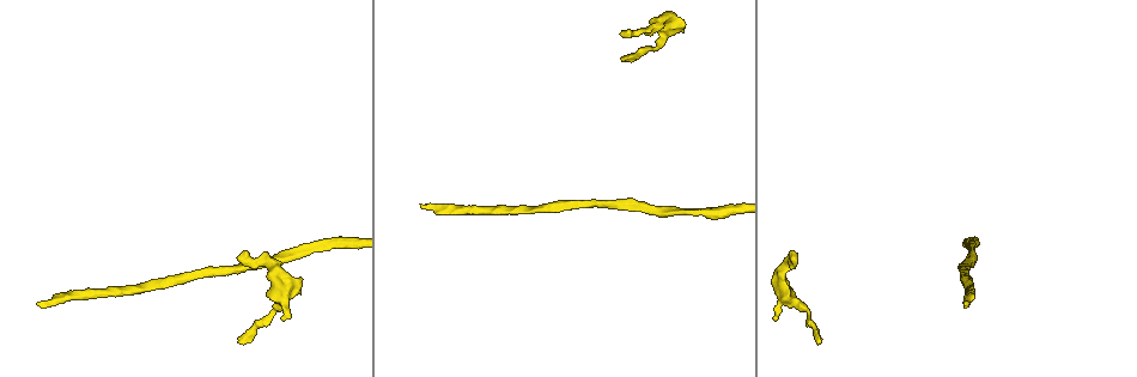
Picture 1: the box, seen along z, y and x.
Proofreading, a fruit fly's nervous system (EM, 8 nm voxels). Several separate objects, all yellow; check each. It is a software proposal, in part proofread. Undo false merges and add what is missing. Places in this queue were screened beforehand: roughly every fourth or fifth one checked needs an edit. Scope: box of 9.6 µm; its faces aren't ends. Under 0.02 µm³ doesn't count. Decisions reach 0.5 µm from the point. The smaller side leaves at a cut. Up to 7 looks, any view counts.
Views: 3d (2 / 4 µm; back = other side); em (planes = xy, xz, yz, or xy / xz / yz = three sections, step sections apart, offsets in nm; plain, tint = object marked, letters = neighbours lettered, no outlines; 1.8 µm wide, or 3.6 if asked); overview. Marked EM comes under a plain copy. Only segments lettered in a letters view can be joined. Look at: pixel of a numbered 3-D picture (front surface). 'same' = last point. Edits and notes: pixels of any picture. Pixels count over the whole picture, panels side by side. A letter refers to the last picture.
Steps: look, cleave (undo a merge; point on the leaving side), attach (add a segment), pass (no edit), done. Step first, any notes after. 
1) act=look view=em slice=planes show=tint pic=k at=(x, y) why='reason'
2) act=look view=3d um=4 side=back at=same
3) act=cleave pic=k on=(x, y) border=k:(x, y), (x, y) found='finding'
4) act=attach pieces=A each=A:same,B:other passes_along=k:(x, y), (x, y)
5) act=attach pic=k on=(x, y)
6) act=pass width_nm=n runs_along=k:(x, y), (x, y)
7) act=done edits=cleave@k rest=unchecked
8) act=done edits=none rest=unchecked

act=look view=em slice=xy step=4 show=tint pic=1 at=(420, 206) why='end of a long branch'

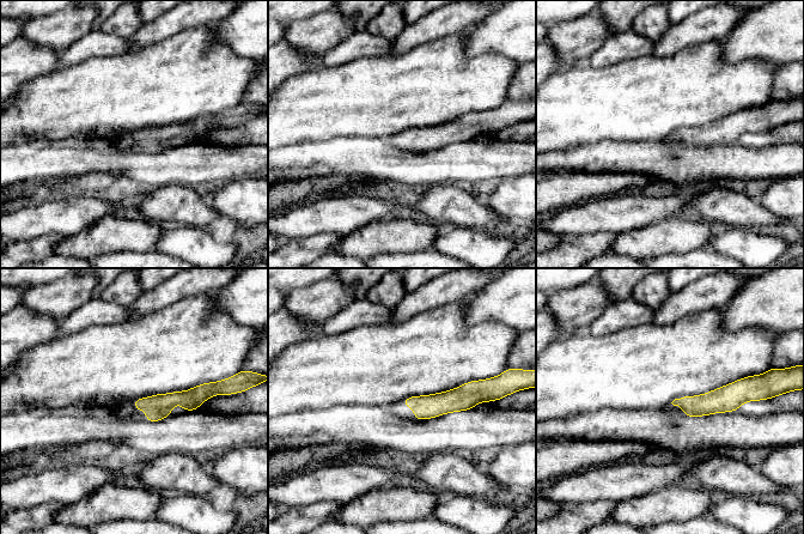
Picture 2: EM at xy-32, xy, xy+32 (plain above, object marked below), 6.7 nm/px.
act=look view=em slice=planes show=letters at=same why='another direction'

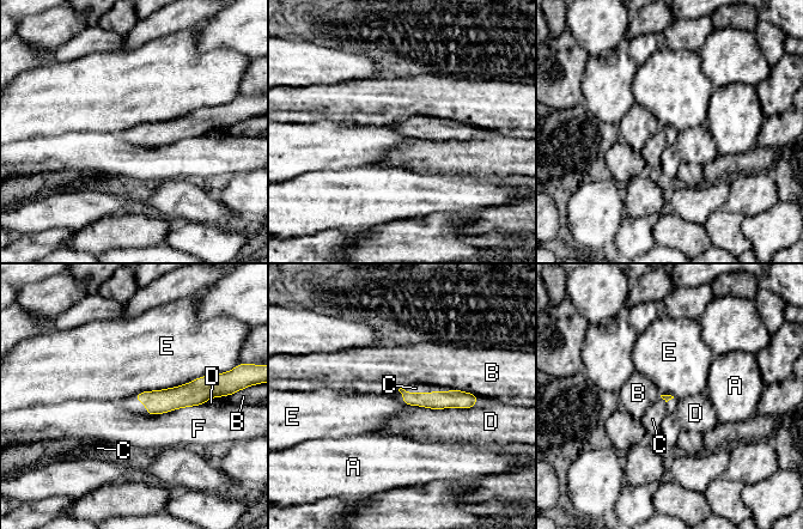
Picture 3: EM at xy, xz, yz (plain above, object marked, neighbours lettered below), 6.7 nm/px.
act=attach pieces=C each=A:other,B:other,C:same,D:other,E:other,F:other passes_along=3:(455, 399), (424, 393), (415, 388) found='the neuron continues'

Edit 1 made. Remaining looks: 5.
act=look view=em slice=xy step=8 show=letters pic=1 at=(821, 341) why='an open end'

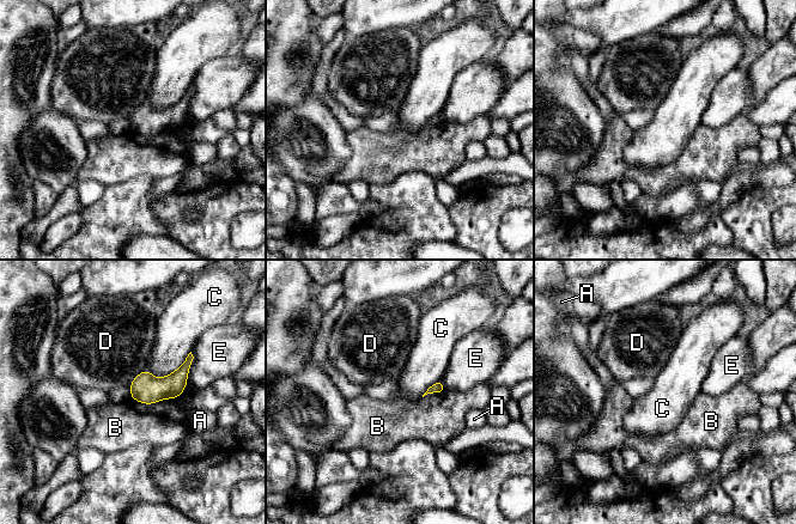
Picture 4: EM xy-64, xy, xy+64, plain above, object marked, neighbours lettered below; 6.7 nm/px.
act=look view=em slice=planes show=letters at=same why='cut it another way'

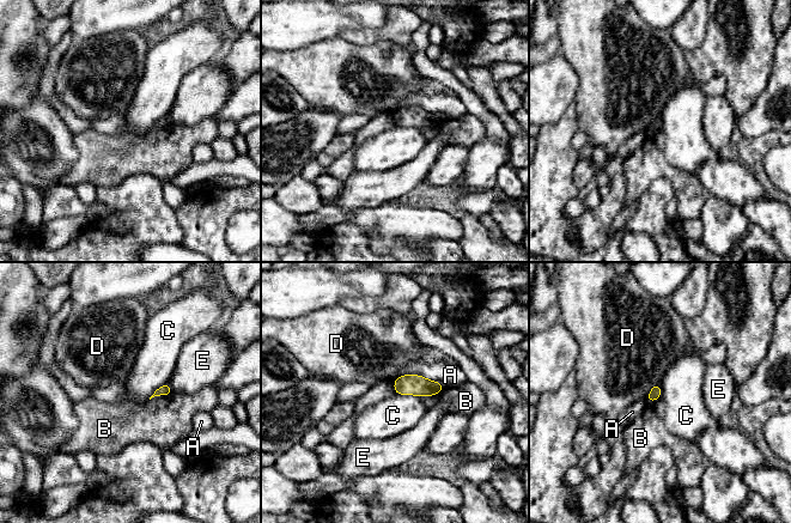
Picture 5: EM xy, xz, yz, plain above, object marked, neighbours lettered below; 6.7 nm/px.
act=pass each=A:other,B:other,C:other,D:other,E:other border=5:(395, 393), (414, 394), (420, 397) found='no lettered segment goes on from it'

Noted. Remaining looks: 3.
act=look view=overview why='see it whole again'

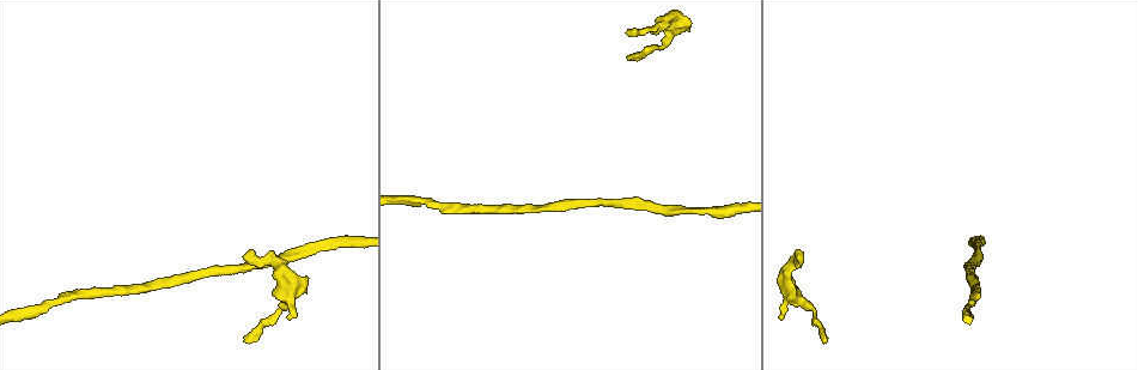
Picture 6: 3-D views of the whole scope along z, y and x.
act=look view=3d um=2 pic=6 at=(246, 258) why='branch stops here'

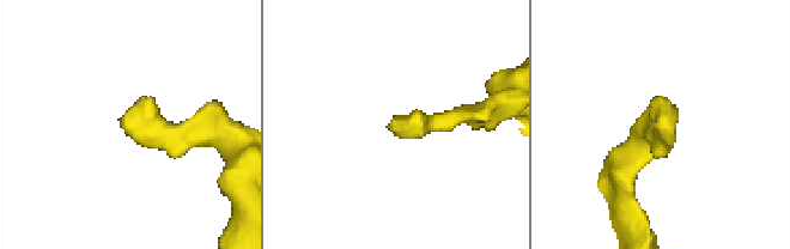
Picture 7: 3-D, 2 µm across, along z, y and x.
act=look view=em um=3.6 slice=xy step=8 show=letters pic=7 at=(395, 117)

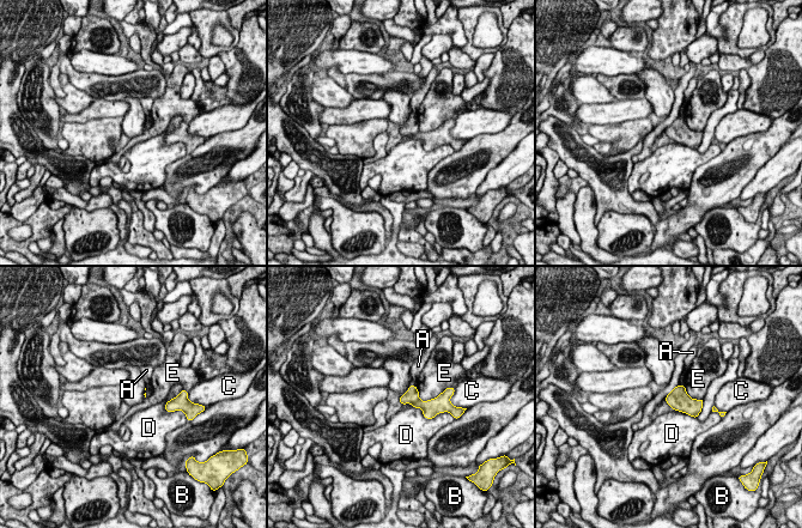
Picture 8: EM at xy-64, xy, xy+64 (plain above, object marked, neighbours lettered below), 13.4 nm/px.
act=pass each=A:other,B:other,C:other,D:other,E:other border=8:(417, 389), (421, 400), (442, 392) found='no lettered segment goes on from it'

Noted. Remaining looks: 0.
act=done edits=attach@3 rest=unchecked

